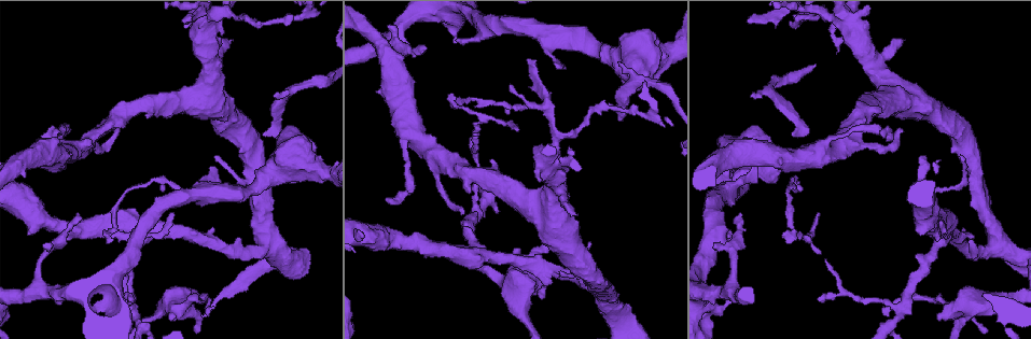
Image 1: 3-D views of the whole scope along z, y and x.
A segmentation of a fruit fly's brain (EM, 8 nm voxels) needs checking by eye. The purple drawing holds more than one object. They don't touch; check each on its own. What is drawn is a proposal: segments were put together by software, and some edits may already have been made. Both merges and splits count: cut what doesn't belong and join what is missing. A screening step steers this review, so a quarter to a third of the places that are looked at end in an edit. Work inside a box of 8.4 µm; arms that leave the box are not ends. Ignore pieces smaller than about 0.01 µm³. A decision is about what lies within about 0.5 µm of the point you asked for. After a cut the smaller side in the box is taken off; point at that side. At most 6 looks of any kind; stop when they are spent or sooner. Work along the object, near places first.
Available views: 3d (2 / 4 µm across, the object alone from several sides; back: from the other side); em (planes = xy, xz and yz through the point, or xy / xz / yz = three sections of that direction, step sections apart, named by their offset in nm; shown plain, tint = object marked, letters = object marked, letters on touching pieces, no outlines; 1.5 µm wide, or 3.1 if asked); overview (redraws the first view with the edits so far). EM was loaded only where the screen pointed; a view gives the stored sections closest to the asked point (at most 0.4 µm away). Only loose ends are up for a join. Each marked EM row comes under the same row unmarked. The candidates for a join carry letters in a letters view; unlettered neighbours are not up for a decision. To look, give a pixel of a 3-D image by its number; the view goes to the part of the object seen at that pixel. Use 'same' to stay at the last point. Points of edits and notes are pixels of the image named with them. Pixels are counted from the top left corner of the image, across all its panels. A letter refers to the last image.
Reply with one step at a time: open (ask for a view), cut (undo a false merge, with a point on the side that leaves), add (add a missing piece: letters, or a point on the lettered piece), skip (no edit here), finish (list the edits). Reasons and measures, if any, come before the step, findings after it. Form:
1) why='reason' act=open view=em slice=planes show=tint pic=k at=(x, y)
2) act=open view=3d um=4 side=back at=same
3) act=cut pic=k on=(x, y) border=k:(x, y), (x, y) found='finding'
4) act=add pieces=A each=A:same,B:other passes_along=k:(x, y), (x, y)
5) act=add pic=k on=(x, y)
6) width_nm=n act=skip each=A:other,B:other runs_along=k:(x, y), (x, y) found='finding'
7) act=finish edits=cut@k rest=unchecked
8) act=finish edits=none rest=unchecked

why='branch stops here' act=open view=em slice=planes show=letters pic=1 at=(886, 139)

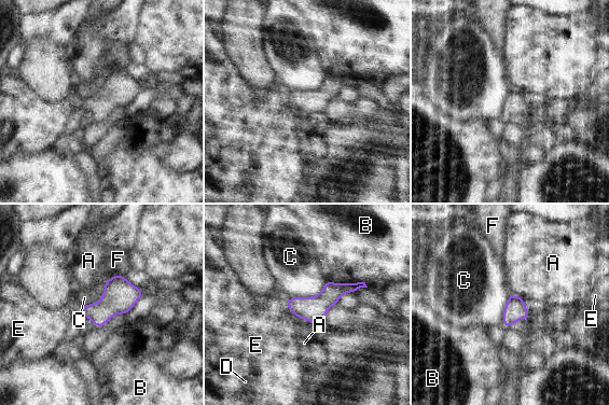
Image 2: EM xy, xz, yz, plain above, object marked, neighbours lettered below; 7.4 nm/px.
width_nm=160 act=skip each=A:other,B:other,C:other,D:other,E:other,F:other border=2:(326, 281), (313, 296), (287, 299) found='no lettered piece goes on from it'

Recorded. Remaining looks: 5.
why='sharp bend' act=open view=em slice=planes show=letters pic=1 at=(643, 113)

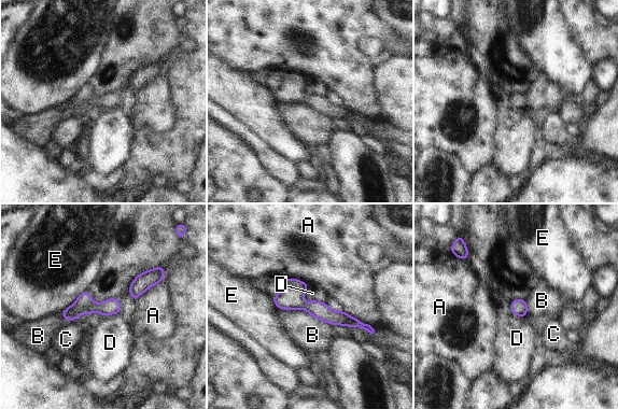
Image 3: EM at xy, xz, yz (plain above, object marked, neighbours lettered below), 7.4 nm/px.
act=skip each=A:other,B:other,C:other,D:other,E:other runs_along=3:(276, 299), (293, 299), (369, 328) found='continuous, no second neuron'

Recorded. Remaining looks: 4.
why='an open end' act=open view=3d um=4 side=back pic=1 at=(747, 22)

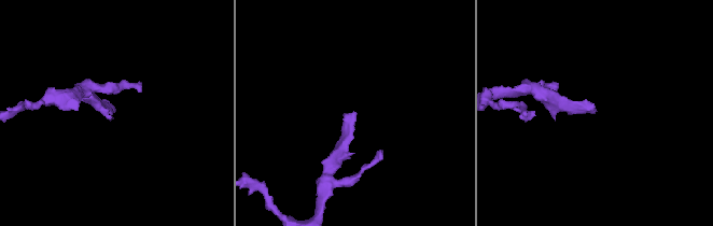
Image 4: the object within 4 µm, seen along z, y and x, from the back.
why='shape alone is not enough' act=open view=em slice=planes show=letters pic=4 at=(353, 112)

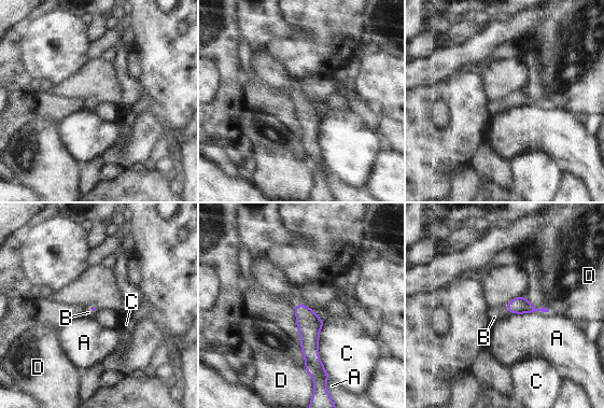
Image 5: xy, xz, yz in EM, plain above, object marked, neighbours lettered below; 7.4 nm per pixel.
act=add pieces=B each=A:other,B:same,C:other,D:other passes_along=5:(520, 305), (509, 310), (494, 317) found='the neuron continues'

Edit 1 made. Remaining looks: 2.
act=finish edits=add@5 rest=unchecked

